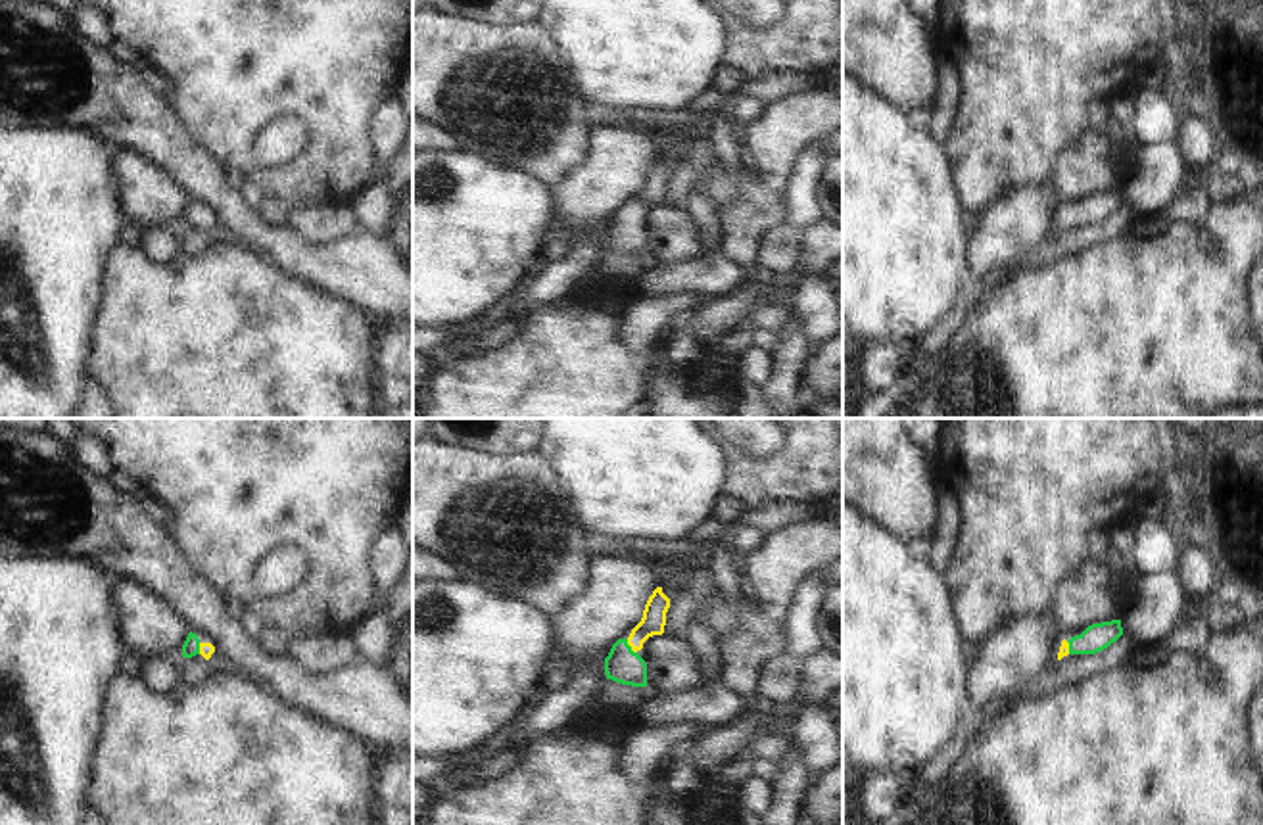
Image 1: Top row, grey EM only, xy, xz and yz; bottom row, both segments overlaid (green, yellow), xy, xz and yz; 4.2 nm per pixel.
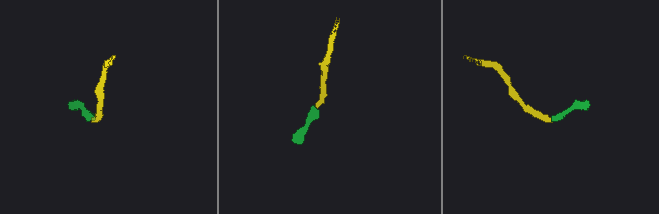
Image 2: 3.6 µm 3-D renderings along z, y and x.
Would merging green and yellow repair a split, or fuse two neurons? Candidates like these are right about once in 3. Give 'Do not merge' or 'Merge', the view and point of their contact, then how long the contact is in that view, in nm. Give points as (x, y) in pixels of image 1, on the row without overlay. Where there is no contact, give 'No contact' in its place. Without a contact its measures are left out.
Merge. Touches green at xz (630, 217). Shared border 80 nm.

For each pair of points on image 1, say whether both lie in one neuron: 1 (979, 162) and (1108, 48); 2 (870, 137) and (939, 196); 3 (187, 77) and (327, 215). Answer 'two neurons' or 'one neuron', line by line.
1: one neuron
2: one neuron
3: two neurons

